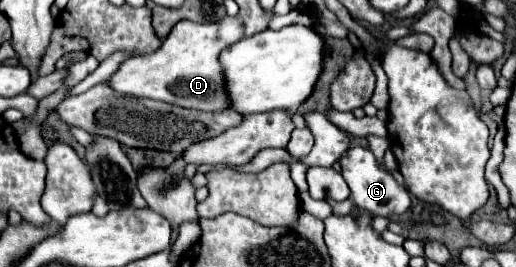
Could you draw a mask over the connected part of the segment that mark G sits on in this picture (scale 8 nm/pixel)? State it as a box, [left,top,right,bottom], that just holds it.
[341,146,411,216]

